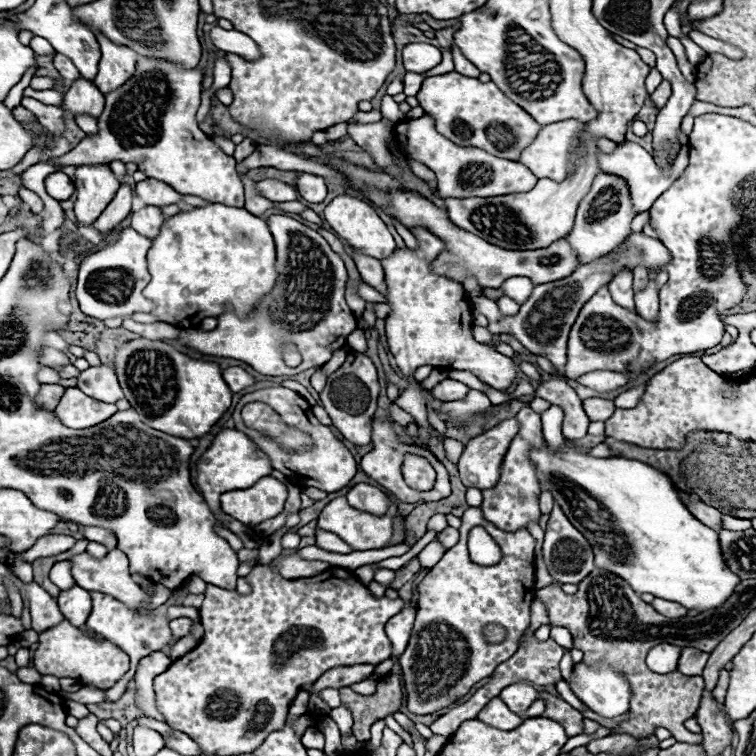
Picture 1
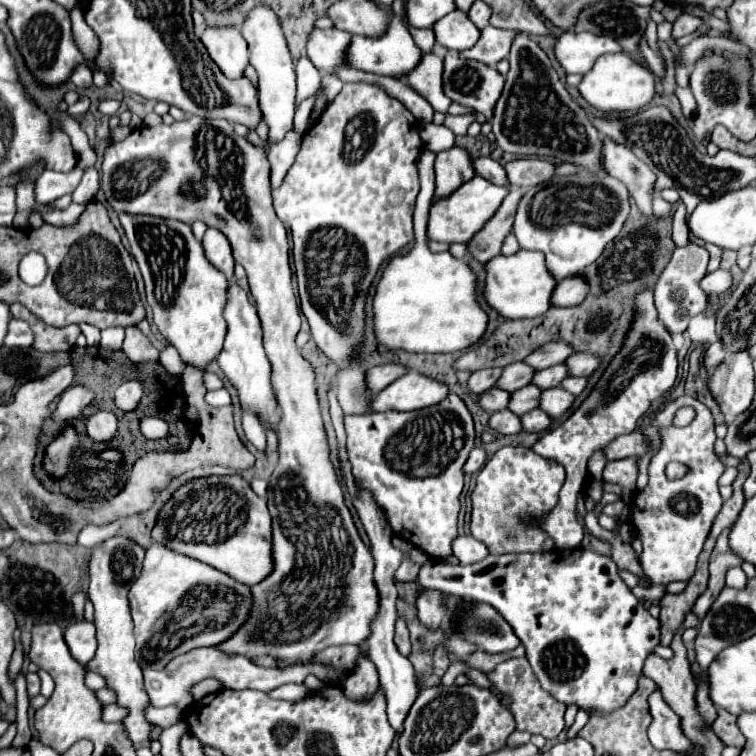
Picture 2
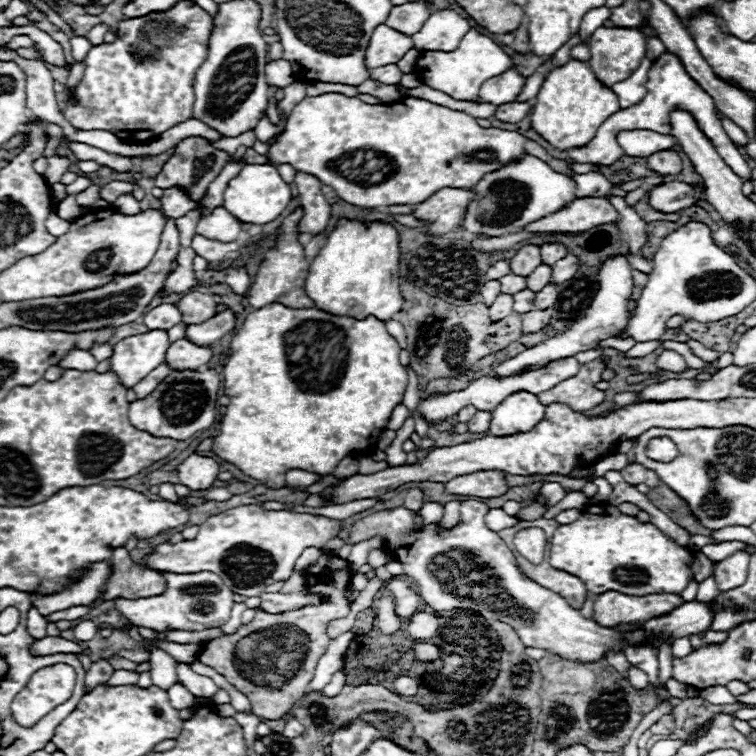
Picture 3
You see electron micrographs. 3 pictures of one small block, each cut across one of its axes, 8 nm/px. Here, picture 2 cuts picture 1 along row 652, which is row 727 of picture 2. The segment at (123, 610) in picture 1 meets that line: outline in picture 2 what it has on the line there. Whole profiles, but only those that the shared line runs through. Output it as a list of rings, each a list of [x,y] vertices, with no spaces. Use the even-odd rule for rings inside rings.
[[[108,538],[98,548],[94,548],[94,554],[90,558],[90,590],[88,590],[88,598],[96,608],[94,624],[98,636],[98,650],[96,656],[88,662],[88,668],[92,672],[102,674],[108,680],[108,686],[116,690],[118,704],[130,710],[130,716],[124,720],[124,726],[134,744],[150,742],[150,728],[152,728],[150,722],[144,718],[148,696],[142,686],[142,668],[134,654],[134,624],[128,604],[128,588],[132,580],[140,576],[142,560],[144,560],[144,550],[138,544],[126,538]]]

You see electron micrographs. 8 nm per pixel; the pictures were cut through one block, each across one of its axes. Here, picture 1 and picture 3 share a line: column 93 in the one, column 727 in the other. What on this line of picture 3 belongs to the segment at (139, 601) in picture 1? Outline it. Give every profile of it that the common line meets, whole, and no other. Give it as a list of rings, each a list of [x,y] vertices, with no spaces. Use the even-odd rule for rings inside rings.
[[[738,550],[732,556],[728,556],[726,560],[718,562],[714,566],[714,578],[716,578],[718,588],[722,592],[726,592],[736,586],[742,586],[746,582],[746,574],[748,574],[748,562],[750,562],[750,554],[744,550]]]

